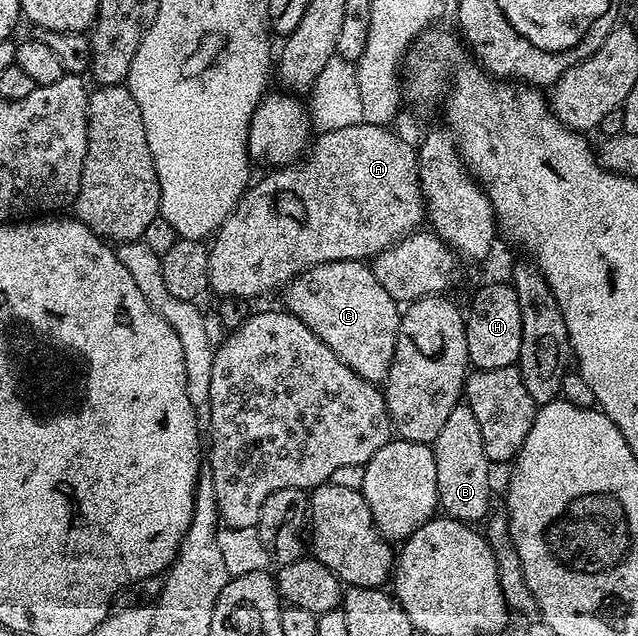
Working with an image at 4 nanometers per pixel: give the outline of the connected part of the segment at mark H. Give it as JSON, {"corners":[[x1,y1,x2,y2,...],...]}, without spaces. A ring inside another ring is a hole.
{"corners":[[510,283,504,285,483,285,471,297,471,306,466,306,465,343,467,344,468,362,476,370,496,369,497,367,509,367,518,362,521,355,521,303,517,303,517,291]]}

